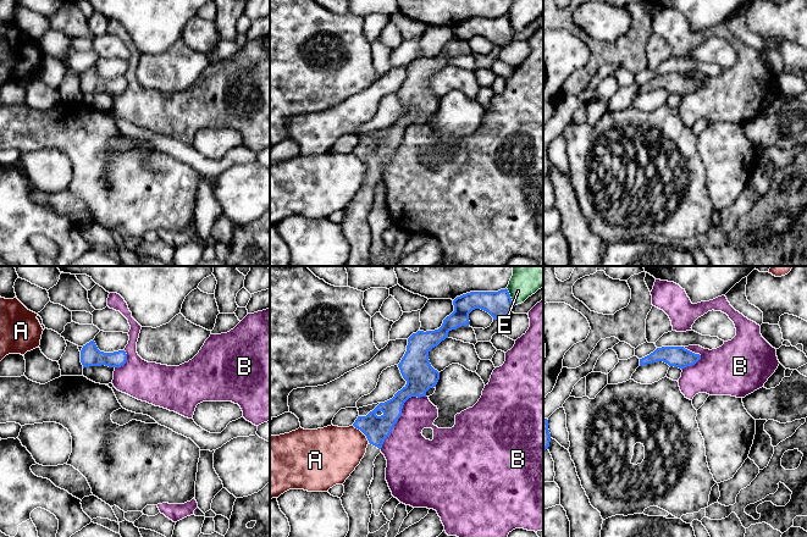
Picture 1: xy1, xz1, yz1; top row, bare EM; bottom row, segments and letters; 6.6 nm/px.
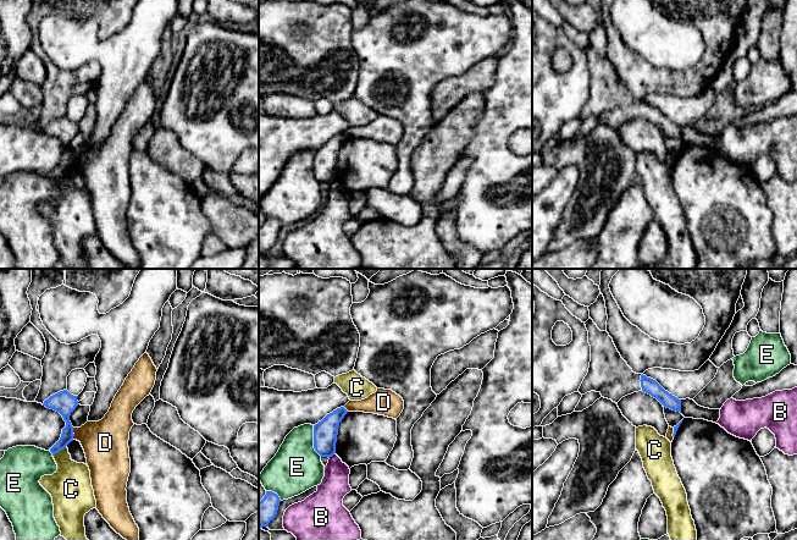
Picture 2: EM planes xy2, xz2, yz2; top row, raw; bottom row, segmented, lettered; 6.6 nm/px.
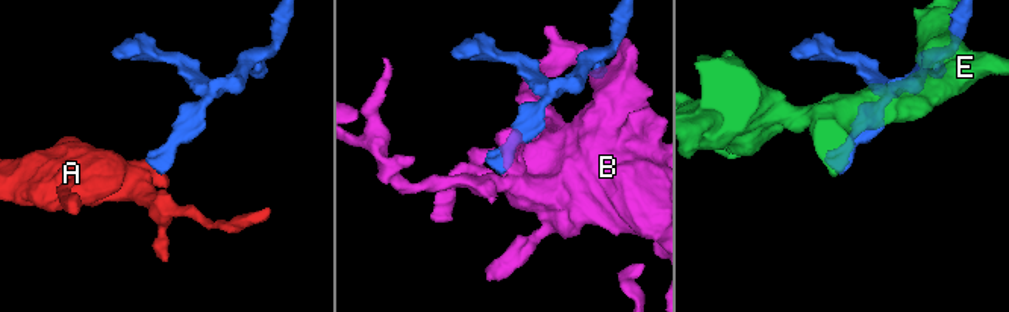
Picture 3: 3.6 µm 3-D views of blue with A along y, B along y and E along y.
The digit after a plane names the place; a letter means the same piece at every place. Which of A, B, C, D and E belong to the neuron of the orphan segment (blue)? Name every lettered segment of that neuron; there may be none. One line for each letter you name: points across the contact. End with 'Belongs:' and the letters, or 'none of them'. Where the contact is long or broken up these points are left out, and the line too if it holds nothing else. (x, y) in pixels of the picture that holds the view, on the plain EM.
Belongs: none of them

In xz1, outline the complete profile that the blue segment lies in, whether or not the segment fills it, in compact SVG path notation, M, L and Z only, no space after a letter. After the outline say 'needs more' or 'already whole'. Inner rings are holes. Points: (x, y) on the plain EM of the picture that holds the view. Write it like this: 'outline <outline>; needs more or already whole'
outline M507 15L498 18L470 18L457 23L453 32L454 38L438 56L418 57L408 65L407 78L398 90L407 111L392 126L380 129L366 143L358 143L353 150L366 162L369 171L360 190L343 210L341 227L349 244L349 258L344 266L367 266L372 240L367 217L374 204L374 188L400 144L404 129L411 123L426 123L426 118L436 114L440 106L440 99L430 90L429 78L448 65L449 57L469 52L469 40L472 37L481 35L493 46L501 46L515 33Z; needs more

